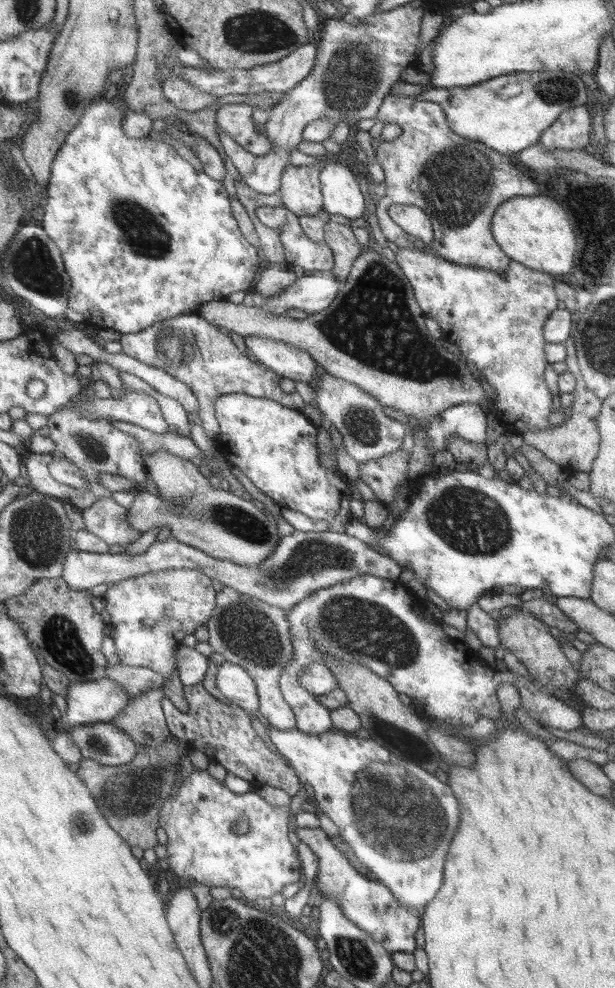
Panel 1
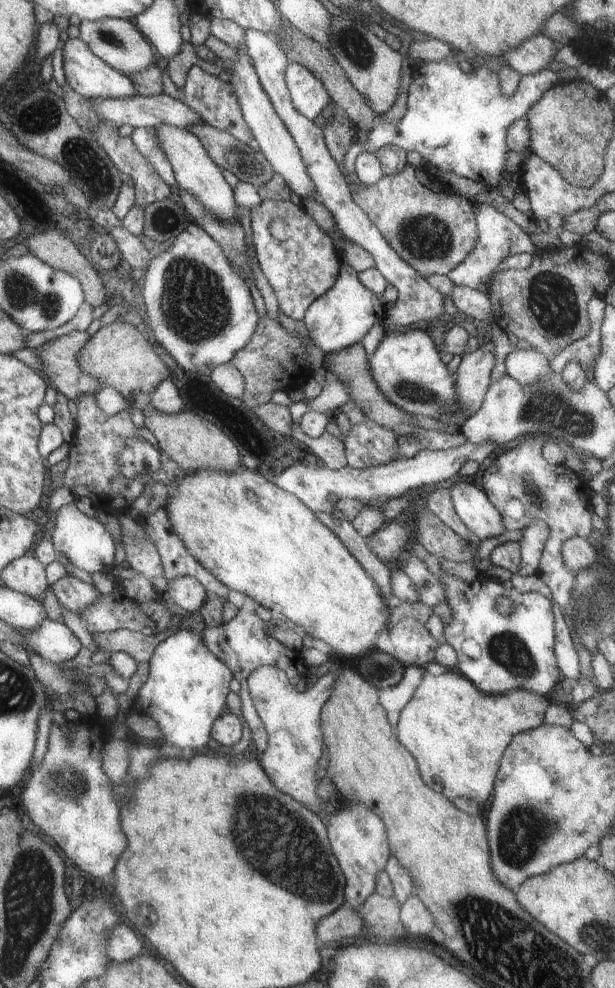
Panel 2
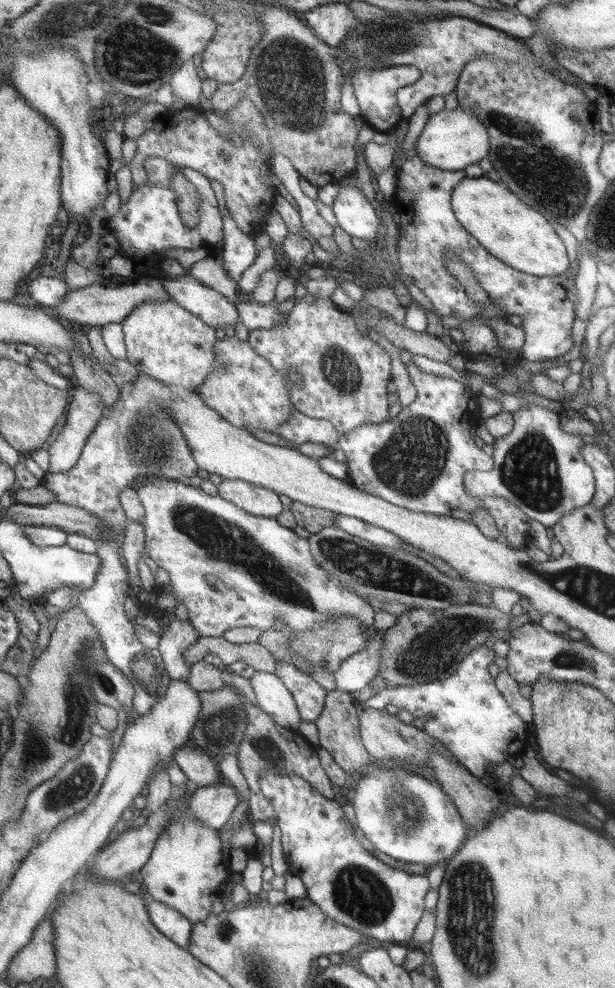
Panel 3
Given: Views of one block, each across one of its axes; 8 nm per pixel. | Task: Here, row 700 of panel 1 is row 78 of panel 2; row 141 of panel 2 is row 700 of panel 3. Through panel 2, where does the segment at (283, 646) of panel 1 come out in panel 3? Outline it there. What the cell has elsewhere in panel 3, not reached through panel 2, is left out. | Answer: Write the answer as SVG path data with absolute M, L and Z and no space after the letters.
M279 657L277 659L279 662L273 673L282 679L288 690L295 696L303 720L306 722L318 720L326 708L326 690L310 677L310 674L302 672L290 660Z

